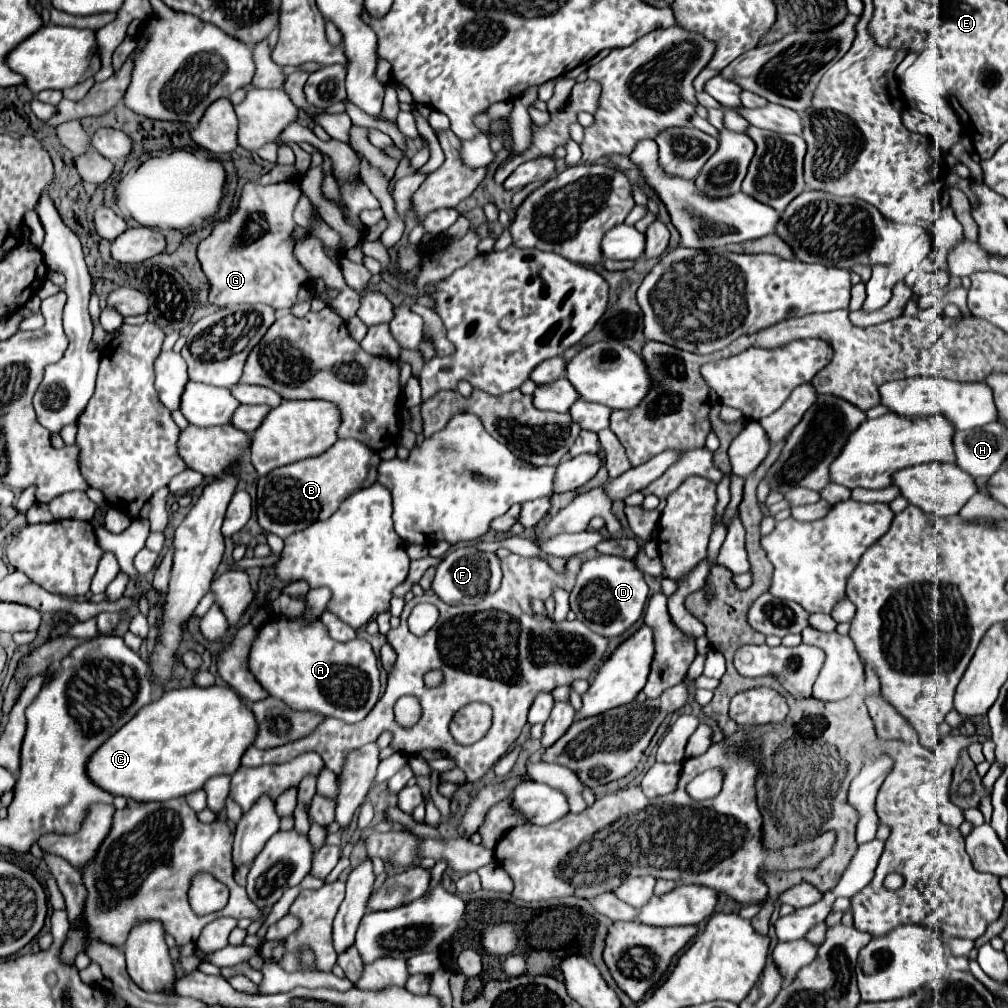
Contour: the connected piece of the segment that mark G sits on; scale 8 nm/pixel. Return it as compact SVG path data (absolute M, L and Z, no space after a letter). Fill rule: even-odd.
M286 180L278 184L262 186L258 182L246 182L238 200L236 210L222 222L216 222L212 234L204 238L198 248L196 256L200 260L200 266L208 278L210 294L208 304L210 306L234 306L234 304L268 304L274 310L292 308L296 304L296 294L300 286L310 284L310 274L302 268L302 264L294 256L294 240L292 232L296 228L296 222L292 220L292 212L302 196L300 180Z

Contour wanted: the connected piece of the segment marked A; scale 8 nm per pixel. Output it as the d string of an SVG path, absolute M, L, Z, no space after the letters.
M274 616L270 622L264 624L258 638L254 640L248 666L256 680L270 692L270 696L282 700L290 708L332 716L348 724L364 720L378 702L380 694L380 672L370 642L360 638L354 638L350 642L336 642L328 636L328 630L322 622L304 622L302 618Z

